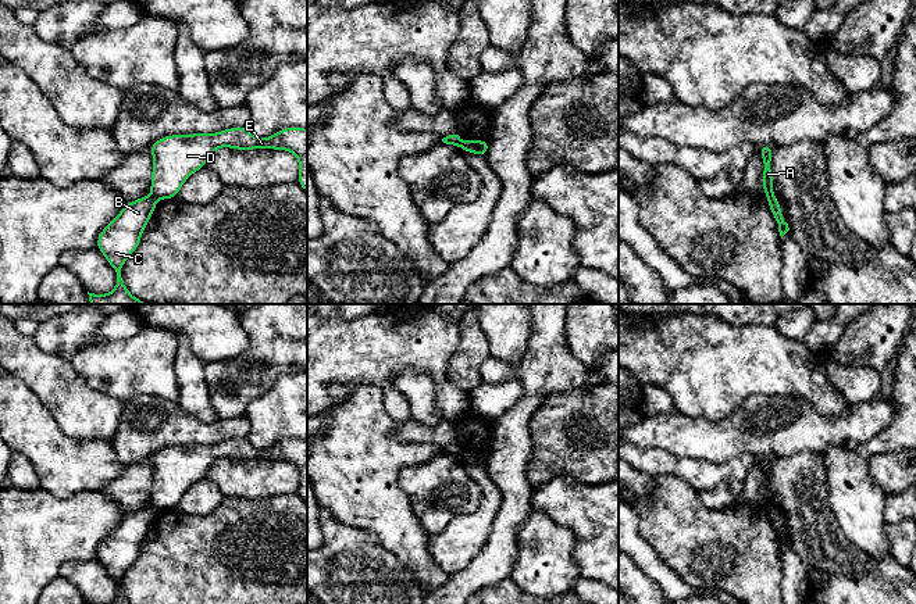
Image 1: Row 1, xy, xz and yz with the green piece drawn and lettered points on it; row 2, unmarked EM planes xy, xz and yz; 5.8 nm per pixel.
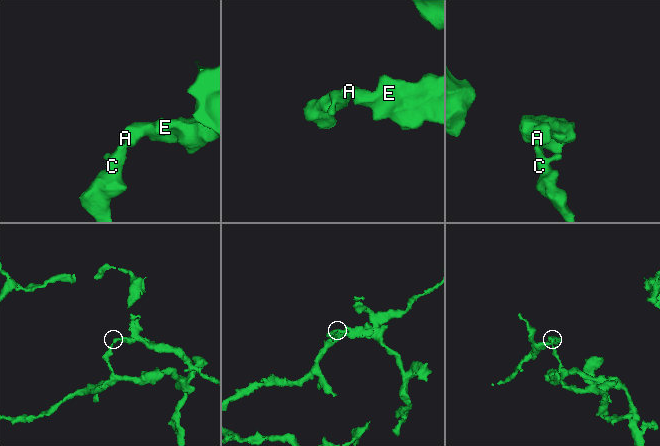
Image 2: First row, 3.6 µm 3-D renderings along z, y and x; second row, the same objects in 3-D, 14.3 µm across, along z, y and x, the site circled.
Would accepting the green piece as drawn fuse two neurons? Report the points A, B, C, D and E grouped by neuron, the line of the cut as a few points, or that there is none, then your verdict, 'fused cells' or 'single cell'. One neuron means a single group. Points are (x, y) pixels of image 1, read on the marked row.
A D E / B C; cut in yz along (765, 192), (772, 195); fused cells

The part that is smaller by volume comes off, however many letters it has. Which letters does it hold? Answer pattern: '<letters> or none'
A, D, E

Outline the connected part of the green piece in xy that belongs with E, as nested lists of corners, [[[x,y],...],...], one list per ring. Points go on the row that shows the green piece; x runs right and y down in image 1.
[[[246,126],[229,128],[217,133],[170,135],[150,146],[153,156],[152,196],[156,200],[178,196],[186,179],[206,167],[215,149],[286,150],[299,160],[297,183],[307,192],[307,129],[289,126],[272,136],[259,139]]]

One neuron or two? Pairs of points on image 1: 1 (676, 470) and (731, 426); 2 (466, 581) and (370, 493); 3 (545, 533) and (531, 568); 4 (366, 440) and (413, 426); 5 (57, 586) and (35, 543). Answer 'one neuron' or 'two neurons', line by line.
1: two neurons
2: two neurons
3: one neuron
4: two neurons
5: two neurons

